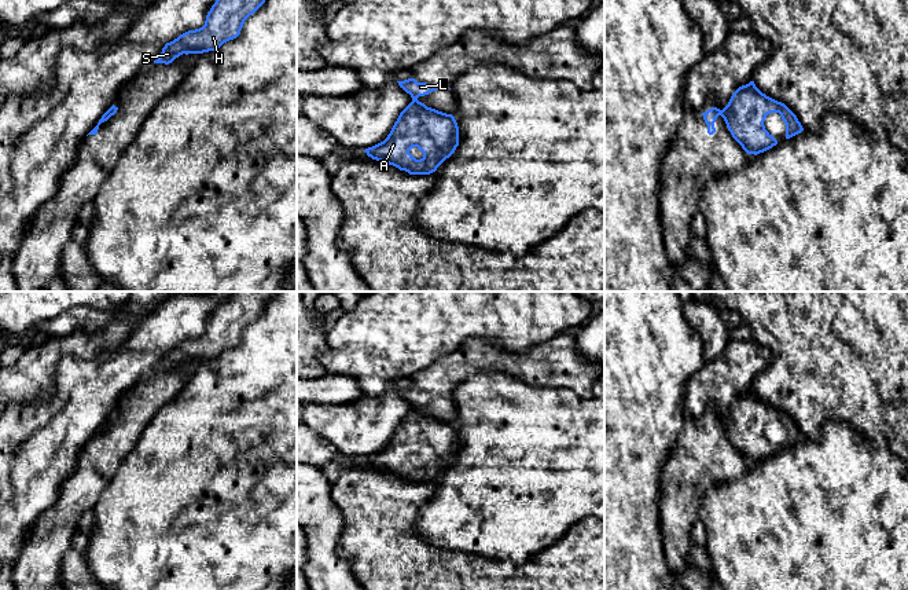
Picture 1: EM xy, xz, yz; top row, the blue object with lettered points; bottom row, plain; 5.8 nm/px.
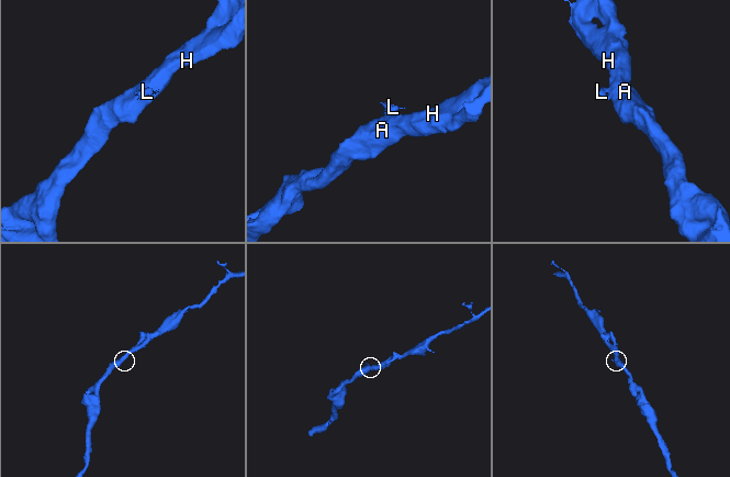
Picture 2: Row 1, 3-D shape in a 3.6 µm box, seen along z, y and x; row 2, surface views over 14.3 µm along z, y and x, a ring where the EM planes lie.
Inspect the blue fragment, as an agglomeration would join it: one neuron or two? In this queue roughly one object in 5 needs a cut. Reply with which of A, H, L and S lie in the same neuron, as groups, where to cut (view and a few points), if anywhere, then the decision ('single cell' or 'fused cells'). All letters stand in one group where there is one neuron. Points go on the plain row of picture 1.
A H S / L | xz (412, 407), (418, 410) | fused cells

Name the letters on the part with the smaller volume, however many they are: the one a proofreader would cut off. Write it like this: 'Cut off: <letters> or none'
Cut off: L

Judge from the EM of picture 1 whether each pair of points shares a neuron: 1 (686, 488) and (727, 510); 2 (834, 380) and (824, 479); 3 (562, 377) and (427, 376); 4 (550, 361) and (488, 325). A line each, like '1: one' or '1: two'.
1: two
2: two
3: one
4: two

